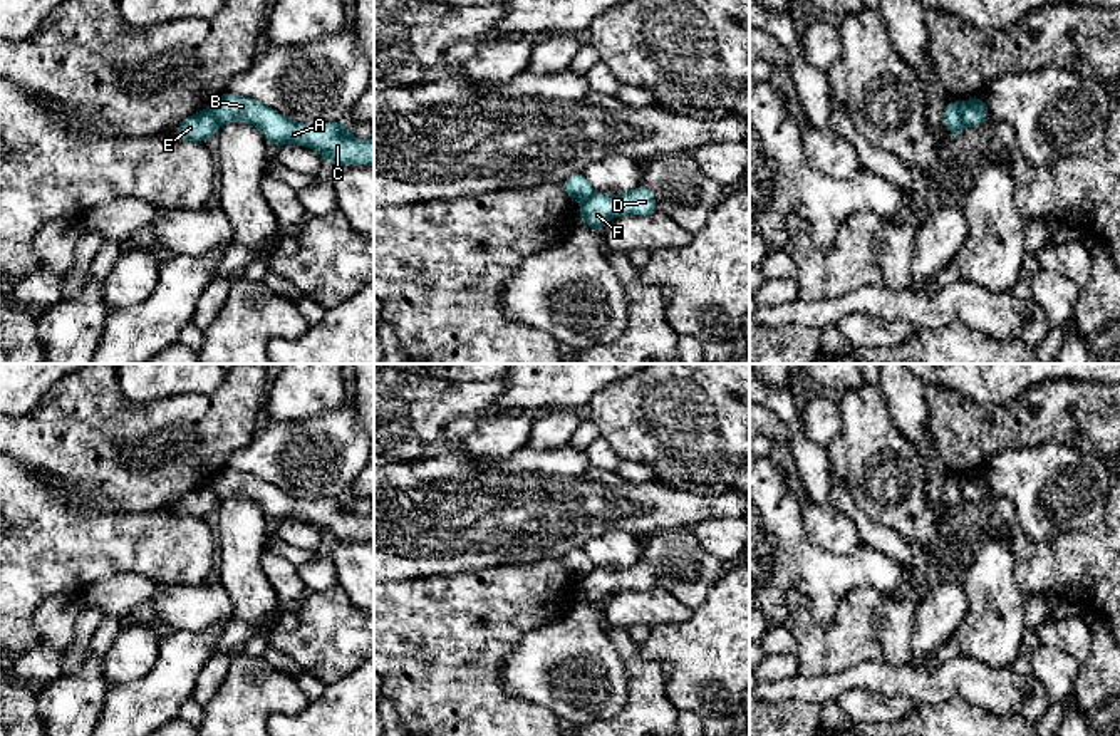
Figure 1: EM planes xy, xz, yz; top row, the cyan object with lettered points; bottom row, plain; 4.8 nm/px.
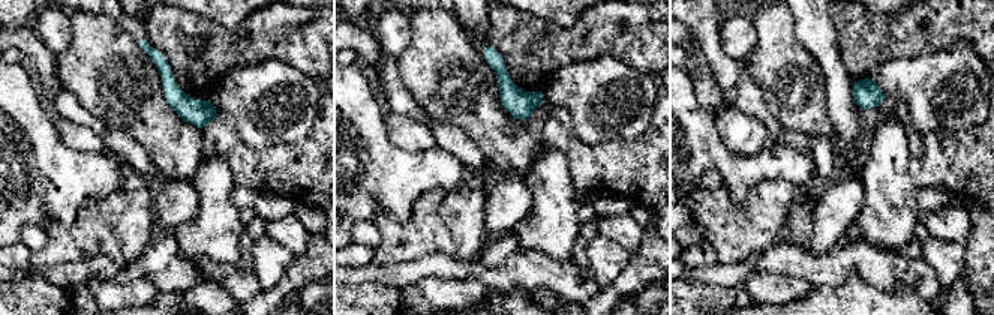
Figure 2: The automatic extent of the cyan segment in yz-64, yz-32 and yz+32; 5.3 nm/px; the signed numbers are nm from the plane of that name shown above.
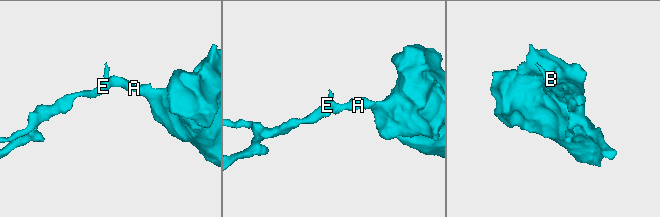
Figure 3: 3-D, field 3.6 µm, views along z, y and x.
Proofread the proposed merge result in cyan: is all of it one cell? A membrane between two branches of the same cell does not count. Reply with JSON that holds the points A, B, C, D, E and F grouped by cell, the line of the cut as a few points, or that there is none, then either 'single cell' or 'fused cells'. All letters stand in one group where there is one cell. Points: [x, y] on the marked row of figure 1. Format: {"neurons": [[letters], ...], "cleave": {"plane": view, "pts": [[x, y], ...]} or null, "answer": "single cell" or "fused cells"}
{"neurons": [["A", "B", "C", "D", "F"], ["E"]], "cleave": {"plane": "yz", "pts": [[954, 103], [964, 126]]}, "answer": "fused cells"}

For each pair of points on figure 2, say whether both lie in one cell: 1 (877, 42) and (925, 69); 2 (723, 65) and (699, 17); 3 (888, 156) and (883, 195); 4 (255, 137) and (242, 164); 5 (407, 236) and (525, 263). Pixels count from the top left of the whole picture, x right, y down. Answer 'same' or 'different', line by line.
1: same
2: same
3: same
4: different
5: different

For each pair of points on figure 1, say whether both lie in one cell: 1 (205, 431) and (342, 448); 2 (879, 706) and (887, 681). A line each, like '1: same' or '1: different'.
1: same
2: different

